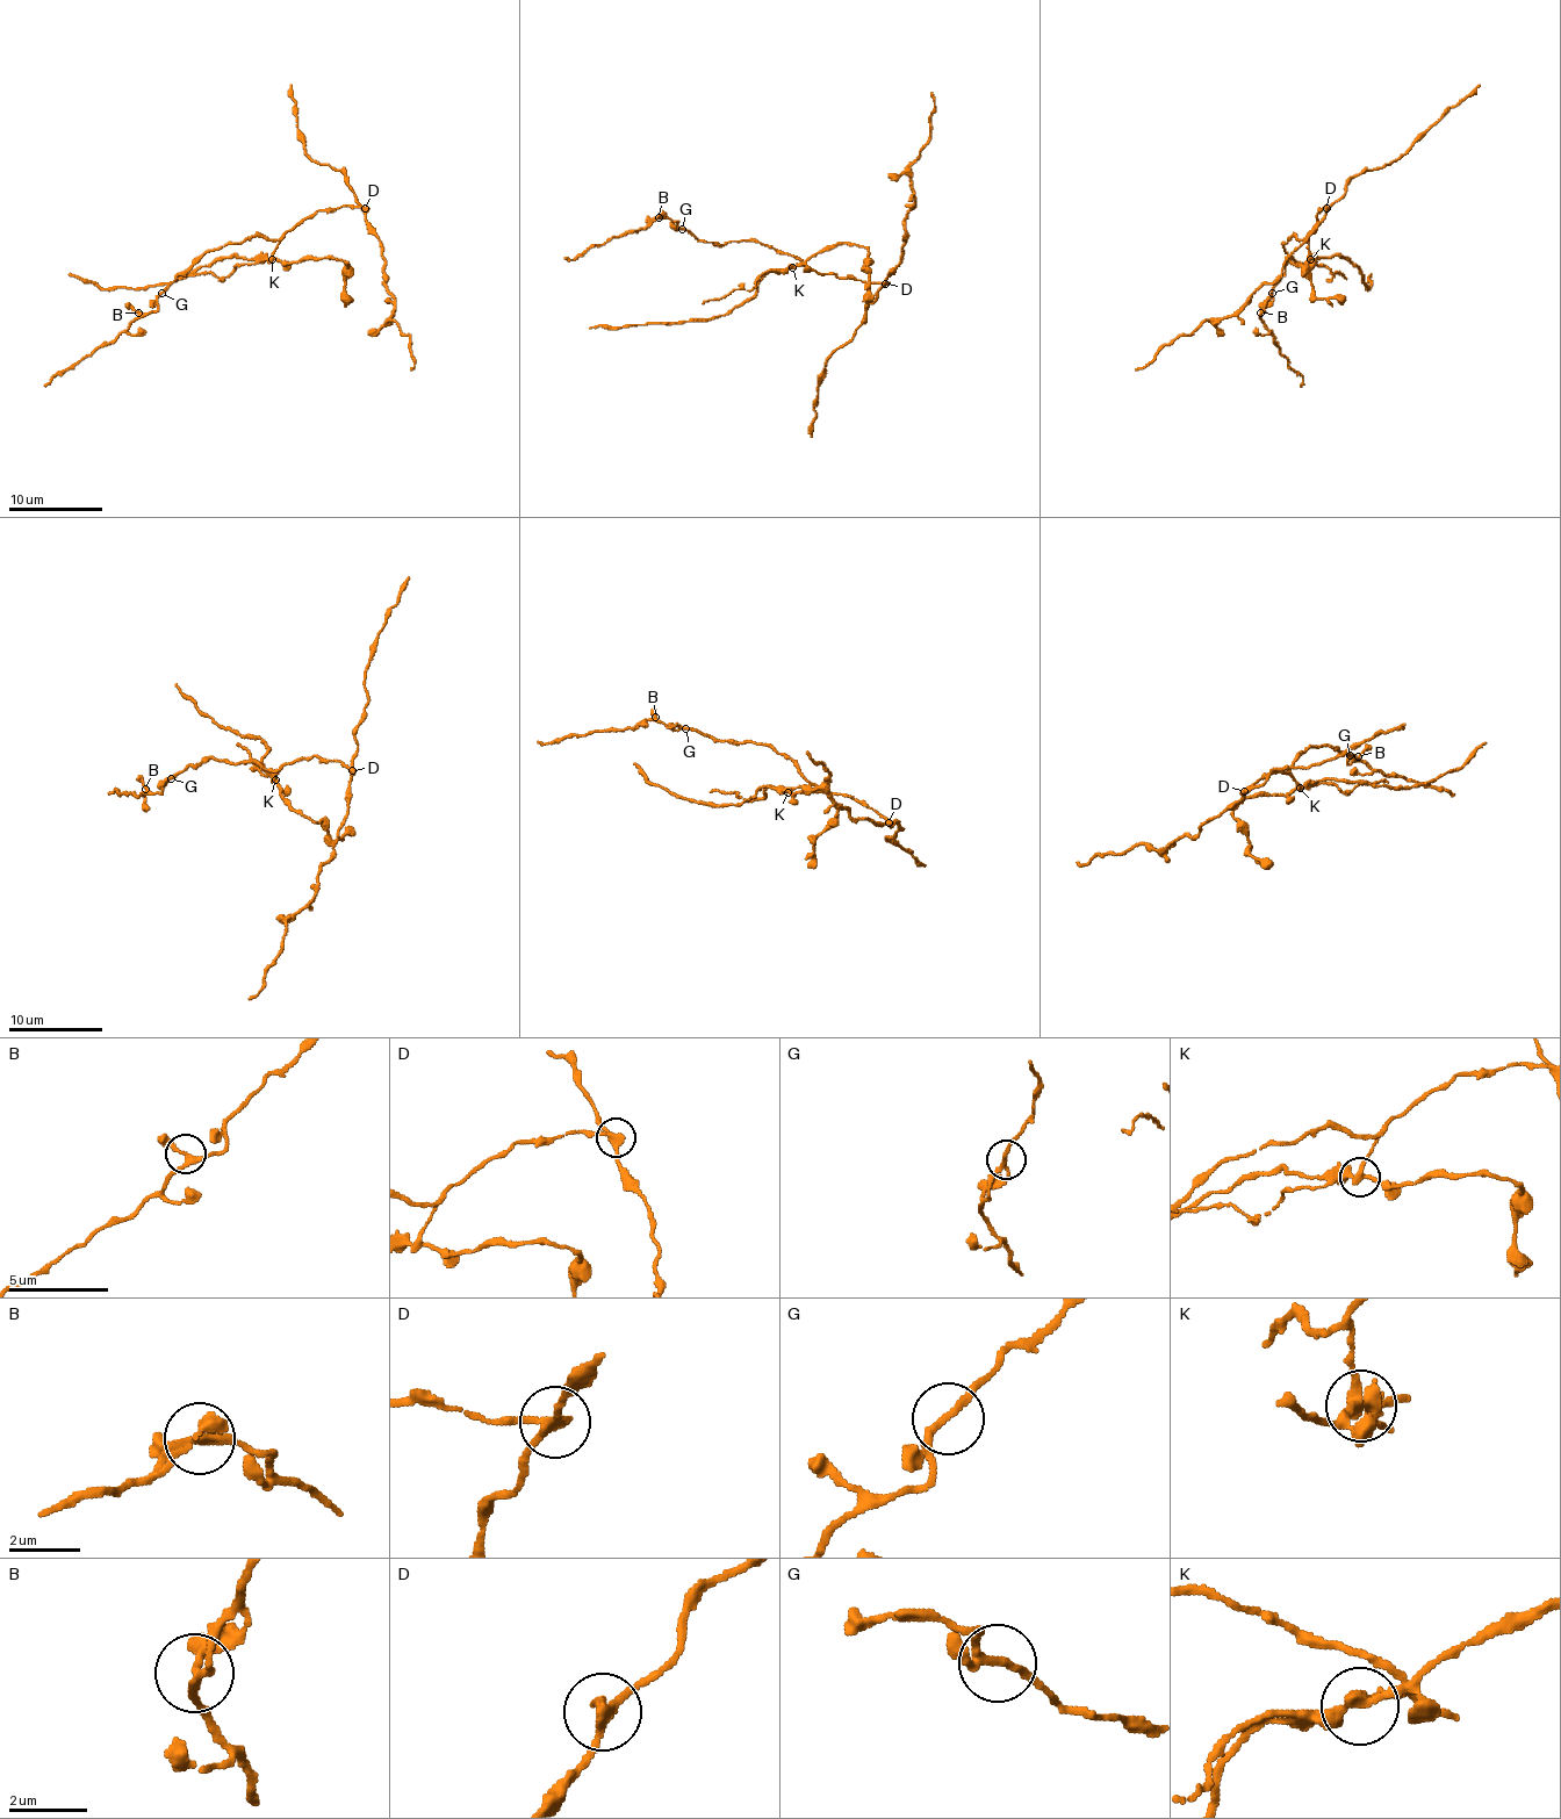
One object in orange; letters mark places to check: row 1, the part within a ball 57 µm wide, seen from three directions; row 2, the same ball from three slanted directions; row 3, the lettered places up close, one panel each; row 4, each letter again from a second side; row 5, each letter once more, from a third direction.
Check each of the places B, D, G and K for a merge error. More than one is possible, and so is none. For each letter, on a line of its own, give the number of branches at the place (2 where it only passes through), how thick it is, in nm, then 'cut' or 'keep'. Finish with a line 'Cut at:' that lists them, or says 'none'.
B: branches 3; calibre 190 nm; keep
D: branches 3; calibre 240 nm; cut
G: branches 3; calibre 180 nm; keep
K: branches 3; calibre 300 nm; cut
Cut at: D, K

